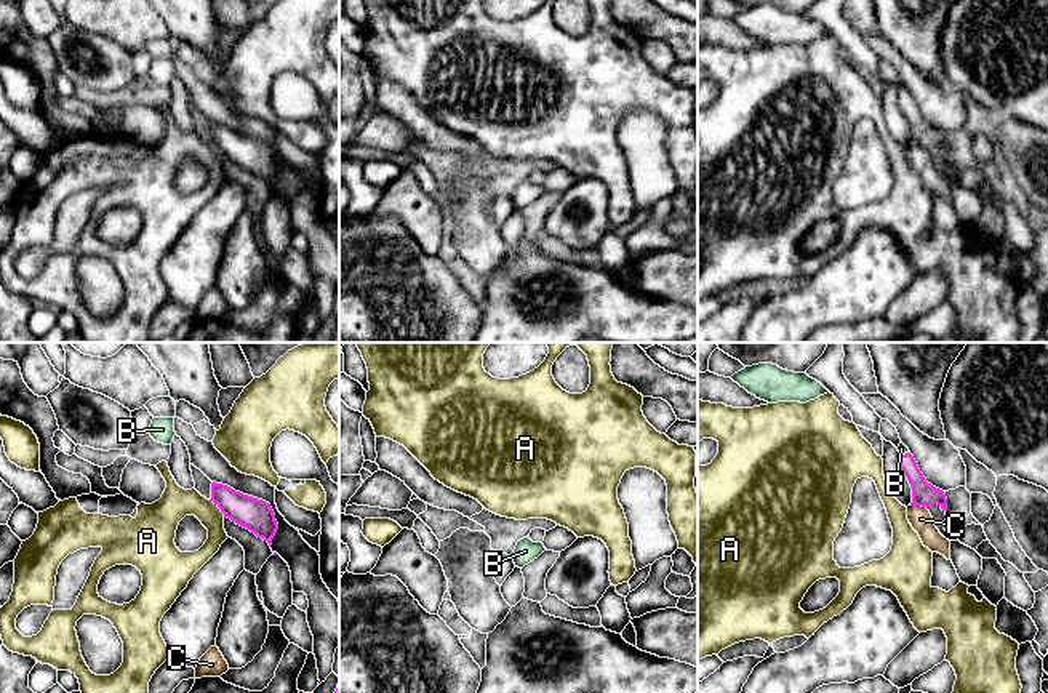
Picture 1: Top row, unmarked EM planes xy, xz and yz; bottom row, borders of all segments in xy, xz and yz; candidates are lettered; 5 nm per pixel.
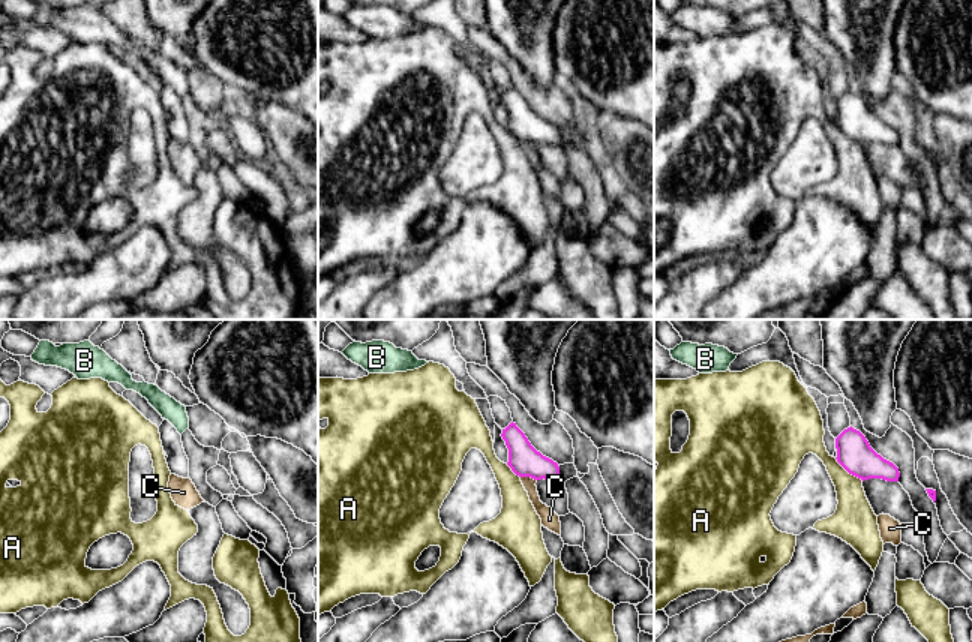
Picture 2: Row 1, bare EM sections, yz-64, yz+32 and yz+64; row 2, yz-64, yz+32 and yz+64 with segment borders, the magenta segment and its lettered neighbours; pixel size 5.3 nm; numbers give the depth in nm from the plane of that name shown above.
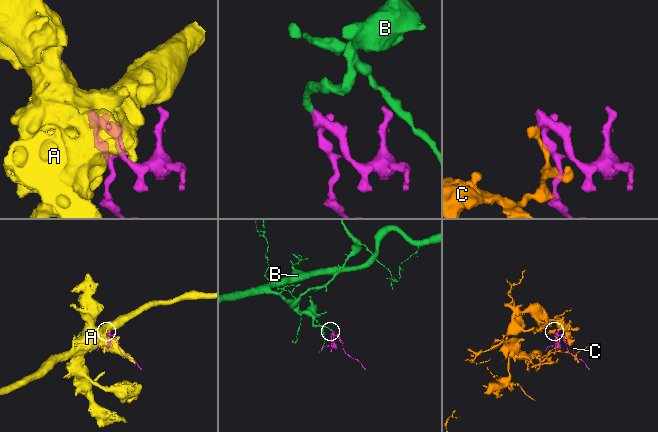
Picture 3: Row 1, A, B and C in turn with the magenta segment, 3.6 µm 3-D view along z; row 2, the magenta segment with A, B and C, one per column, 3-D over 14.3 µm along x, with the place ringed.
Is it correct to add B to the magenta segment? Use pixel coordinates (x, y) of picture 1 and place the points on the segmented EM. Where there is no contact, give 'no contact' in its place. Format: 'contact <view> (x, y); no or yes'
contact yz (906, 453); yes

